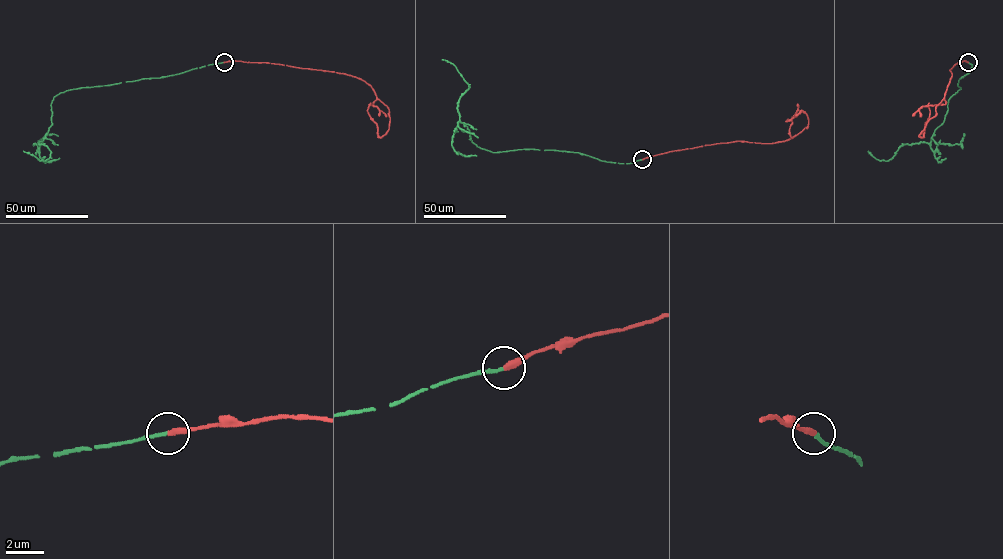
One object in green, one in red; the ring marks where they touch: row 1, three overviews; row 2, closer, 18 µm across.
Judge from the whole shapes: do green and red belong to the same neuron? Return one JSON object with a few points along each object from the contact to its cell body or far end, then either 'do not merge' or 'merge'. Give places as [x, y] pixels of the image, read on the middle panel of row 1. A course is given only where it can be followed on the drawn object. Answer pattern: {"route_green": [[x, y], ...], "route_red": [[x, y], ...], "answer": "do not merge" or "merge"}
{"route_green": [[642, 159], [619, 163], [576, 152], [492, 152], [478, 147], [457, 110], [468, 84], [452, 63], [441, 59]], "route_red": [[642, 159], [719, 143], [771, 143], [788, 140], [808, 127], [807, 115], [802, 110], [789, 120]], "answer": "merge"}

